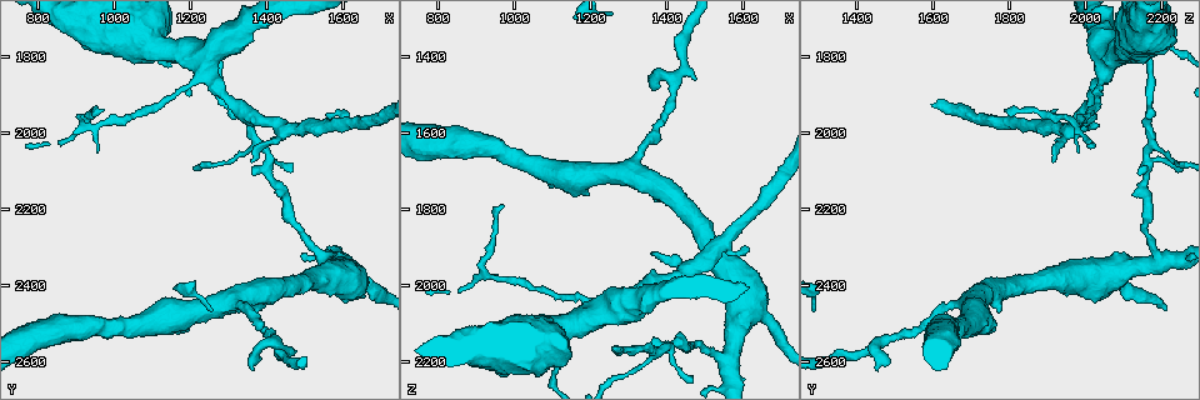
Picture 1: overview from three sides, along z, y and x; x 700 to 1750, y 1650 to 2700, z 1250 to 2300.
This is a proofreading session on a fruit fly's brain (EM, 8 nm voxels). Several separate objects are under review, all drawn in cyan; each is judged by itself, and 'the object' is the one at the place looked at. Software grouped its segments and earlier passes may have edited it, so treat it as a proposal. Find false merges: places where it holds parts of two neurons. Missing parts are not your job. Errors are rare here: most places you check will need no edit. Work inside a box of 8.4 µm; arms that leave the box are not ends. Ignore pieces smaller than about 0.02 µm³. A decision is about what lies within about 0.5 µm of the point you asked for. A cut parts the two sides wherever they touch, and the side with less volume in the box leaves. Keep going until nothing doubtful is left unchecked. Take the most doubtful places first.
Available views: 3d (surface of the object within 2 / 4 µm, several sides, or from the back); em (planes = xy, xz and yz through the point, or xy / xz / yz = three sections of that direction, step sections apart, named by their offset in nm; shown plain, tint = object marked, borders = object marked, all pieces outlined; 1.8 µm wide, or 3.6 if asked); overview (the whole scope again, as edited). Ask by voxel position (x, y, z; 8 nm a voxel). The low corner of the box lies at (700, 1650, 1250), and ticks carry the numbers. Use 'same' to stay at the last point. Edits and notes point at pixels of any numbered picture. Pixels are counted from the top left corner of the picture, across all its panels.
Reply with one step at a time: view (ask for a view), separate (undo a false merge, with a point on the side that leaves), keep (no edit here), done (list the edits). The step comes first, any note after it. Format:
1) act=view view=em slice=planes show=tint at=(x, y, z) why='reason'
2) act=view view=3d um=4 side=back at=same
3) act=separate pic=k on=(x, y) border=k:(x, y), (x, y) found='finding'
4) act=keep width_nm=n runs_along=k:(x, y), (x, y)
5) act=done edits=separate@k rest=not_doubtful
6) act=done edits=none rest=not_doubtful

act=view view=em slice=planes show=tint at=(1375, 2030, 2180) why='sudden change in width'

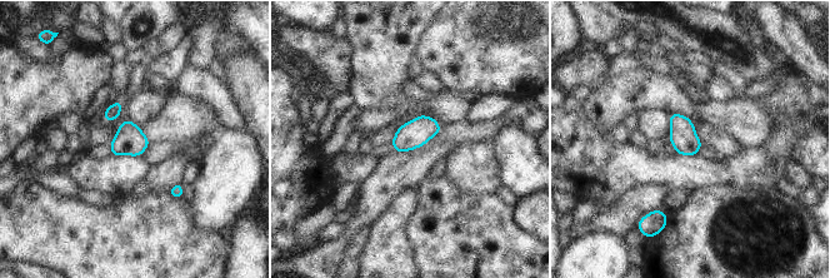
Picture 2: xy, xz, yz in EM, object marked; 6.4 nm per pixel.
act=keep found='all the same neuron'

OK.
act=view view=3d um=4 at=(1230, 1805, 2060) why='four-way junction'

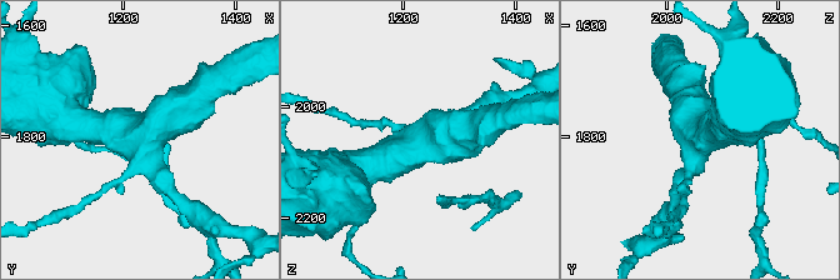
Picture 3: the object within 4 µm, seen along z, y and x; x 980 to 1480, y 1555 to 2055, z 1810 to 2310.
act=view view=em um=3.6 slice=xy step=8 show=borders at=(1230, 1805, 2065) arms=4

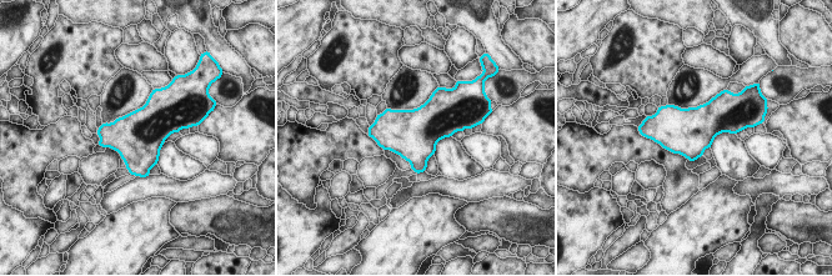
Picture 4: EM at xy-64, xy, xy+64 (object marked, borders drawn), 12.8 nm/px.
act=keep found='one neuron here'

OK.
act=view view=em slice=planes show=tint at=(940, 1980, 1980) why='sharp bend'

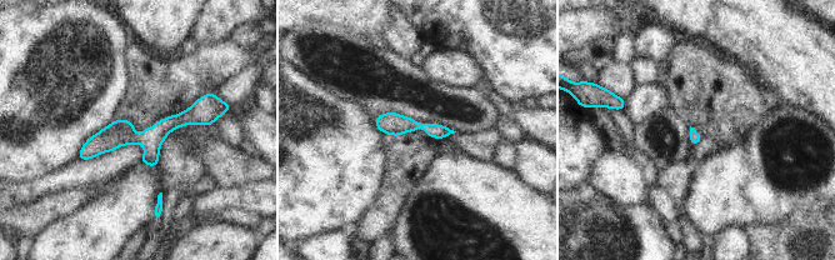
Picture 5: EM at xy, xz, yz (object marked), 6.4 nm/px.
act=keep found='all the same neuron'

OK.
act=view view=em slice=yz step=16 show=tint at=(1560, 2335, 2195) why='sudden change in width'

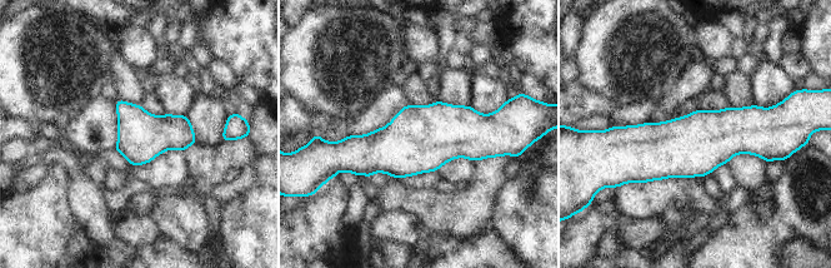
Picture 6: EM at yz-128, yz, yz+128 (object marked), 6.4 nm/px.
act=view view=em slice=planes show=tint at=same

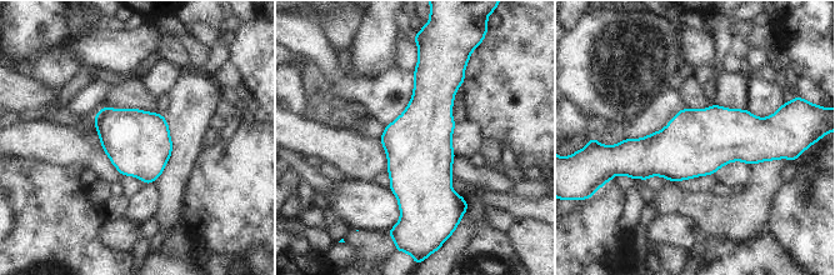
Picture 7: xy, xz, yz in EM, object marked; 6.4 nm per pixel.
act=keep width_nm=420 found='all the same neuron'

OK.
act=done edits=none rest=not_doubtful

